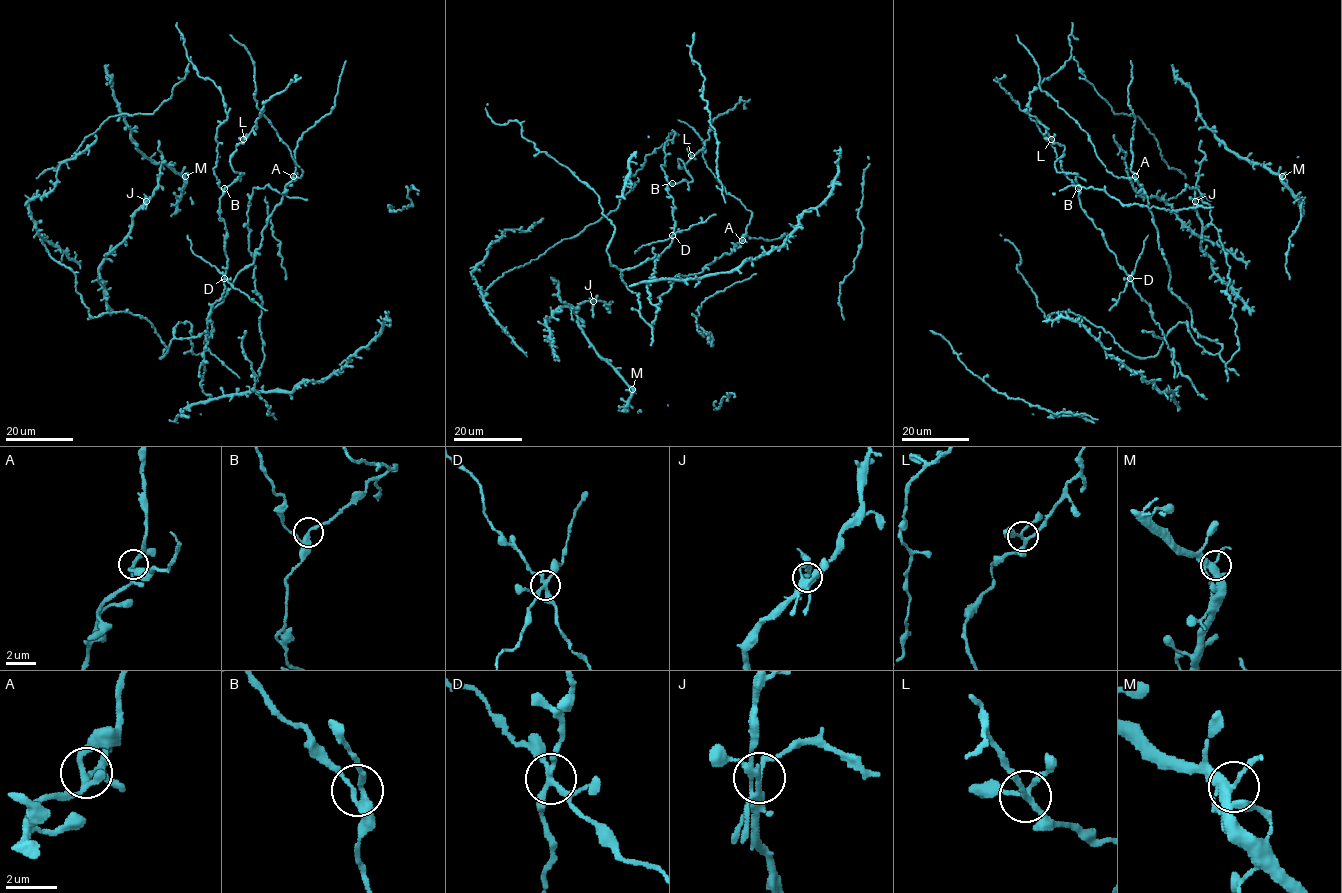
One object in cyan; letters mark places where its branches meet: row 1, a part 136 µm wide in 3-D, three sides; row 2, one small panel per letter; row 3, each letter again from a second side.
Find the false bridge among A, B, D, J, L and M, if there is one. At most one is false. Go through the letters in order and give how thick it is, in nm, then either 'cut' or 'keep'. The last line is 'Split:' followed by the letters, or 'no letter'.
A: 220 nm | keep
B: 240 nm | keep
D: 240 nm | cut
J: 280 nm | keep
L: 190 nm | keep
M: 320 nm | keep
Split: D

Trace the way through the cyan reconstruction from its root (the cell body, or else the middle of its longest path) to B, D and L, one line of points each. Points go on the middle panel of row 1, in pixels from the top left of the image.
B: (670, 134), (675, 132), (665, 143), (665, 160), (661, 168), (666, 180), (672, 183)
D: (670, 134), (675, 132), (665, 143), (661, 168), (673, 199), (672, 236)
L: (670, 134), (661, 165), (668, 182), (692, 180), (680, 159), (678, 165), (684, 169), (691, 155)

